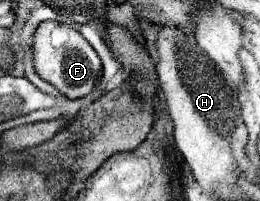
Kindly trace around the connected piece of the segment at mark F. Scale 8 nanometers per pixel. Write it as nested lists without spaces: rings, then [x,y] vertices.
[[[55,20],[41,22],[33,36],[33,68],[49,84],[67,98],[83,98],[91,94],[101,76],[101,62],[89,42],[69,24]]]

